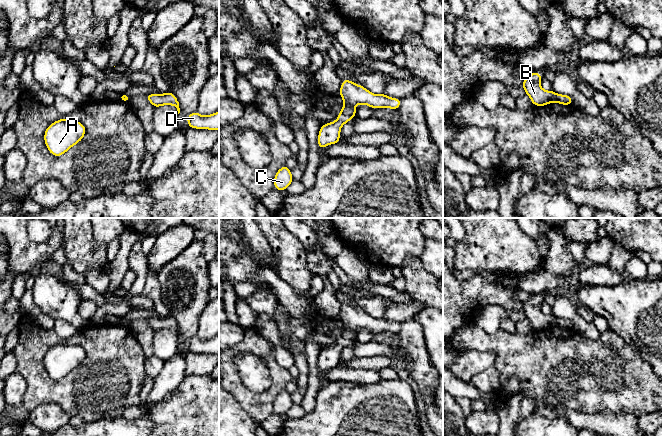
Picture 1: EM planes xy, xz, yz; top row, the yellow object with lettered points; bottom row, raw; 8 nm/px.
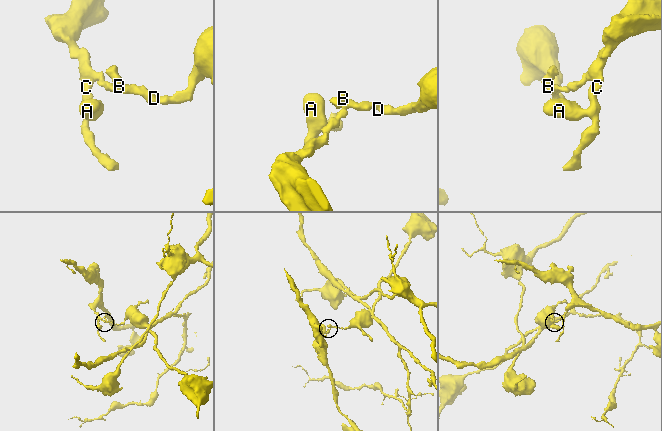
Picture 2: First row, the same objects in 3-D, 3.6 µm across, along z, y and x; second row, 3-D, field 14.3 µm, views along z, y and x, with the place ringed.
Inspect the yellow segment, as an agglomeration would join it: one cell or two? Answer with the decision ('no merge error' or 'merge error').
merge error

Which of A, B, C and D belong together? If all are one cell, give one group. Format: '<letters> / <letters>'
A C / B D

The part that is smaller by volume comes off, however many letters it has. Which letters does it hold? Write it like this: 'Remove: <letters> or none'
Remove: A, C

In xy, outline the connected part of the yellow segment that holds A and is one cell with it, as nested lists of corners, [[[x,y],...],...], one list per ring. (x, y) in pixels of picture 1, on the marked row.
[[[63,117],[51,123],[44,133],[44,142],[48,151],[55,157],[66,153],[79,143],[86,133],[86,127],[80,122]]]

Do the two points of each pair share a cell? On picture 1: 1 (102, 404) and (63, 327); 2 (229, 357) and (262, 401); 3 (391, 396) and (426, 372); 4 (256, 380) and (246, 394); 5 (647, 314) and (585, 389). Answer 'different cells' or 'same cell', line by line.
1: different cells
2: same cell
3: different cells
4: different cells
5: different cells

